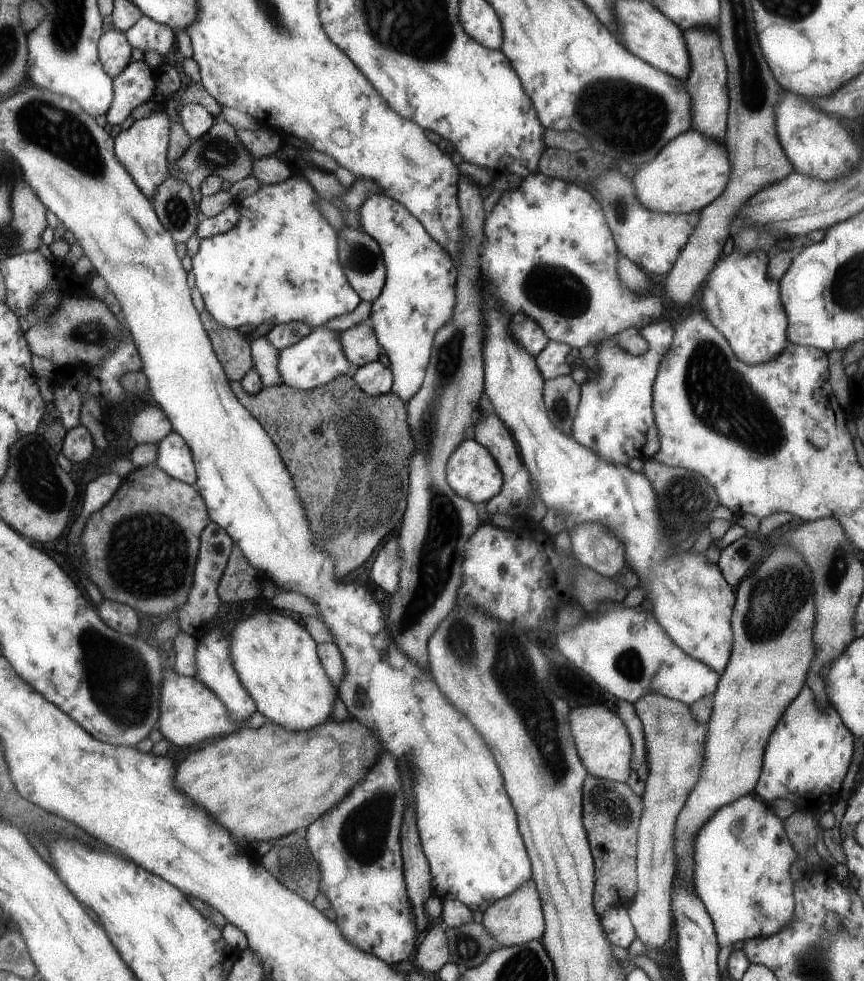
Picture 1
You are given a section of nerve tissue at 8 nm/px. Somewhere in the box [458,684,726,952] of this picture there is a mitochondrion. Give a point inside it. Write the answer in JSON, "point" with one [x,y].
{"point":[618,811]}

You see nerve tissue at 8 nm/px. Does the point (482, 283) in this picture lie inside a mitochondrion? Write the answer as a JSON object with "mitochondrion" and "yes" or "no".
{"mitochondrion":"no"}

